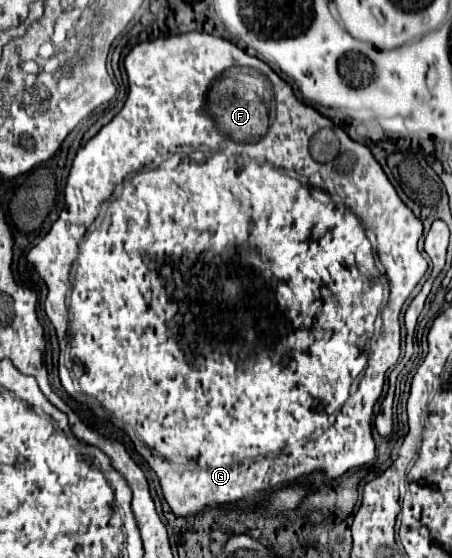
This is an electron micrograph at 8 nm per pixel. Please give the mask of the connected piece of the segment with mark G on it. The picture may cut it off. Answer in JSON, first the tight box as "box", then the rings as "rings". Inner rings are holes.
{"box":[27,32,427,516],"rings":[[[187,32],[187,34],[177,34],[177,35],[164,35],[164,36],[161,36],[161,37],[159,37],[159,38],[155,38],[155,39],[149,39],[149,40],[146,40],[146,41],[143,41],[143,42],[139,42],[139,43],[137,43],[137,46],[135,46],[135,48],[133,48],[133,50],[131,50],[131,52],[129,52],[129,54],[127,54],[127,56],[125,56],[125,70],[127,70],[127,76],[129,76],[129,94],[127,94],[127,100],[125,100],[125,106],[123,106],[123,110],[121,110],[121,112],[119,112],[119,114],[117,114],[117,116],[115,116],[115,118],[113,118],[113,122],[109,122],[109,124],[107,124],[107,126],[103,126],[103,128],[101,128],[101,130],[99,130],[99,134],[97,134],[97,136],[93,136],[93,138],[91,138],[91,140],[89,140],[89,142],[87,142],[87,144],[85,144],[85,146],[83,146],[83,148],[79,148],[79,152],[77,152],[77,154],[75,154],[75,160],[73,160],[73,166],[71,166],[71,172],[69,172],[69,178],[67,178],[67,186],[65,186],[65,208],[63,208],[63,212],[61,212],[61,214],[59,214],[59,218],[57,218],[57,222],[55,222],[55,224],[53,224],[53,226],[51,226],[51,230],[49,230],[49,234],[47,234],[47,236],[45,236],[45,238],[43,238],[43,240],[41,240],[41,242],[39,242],[39,244],[37,244],[37,246],[35,246],[35,248],[31,248],[31,250],[29,250],[29,254],[27,254],[27,268],[33,268],[33,270],[35,270],[35,272],[37,272],[37,274],[39,274],[39,276],[41,276],[41,280],[43,280],[43,282],[45,282],[45,286],[47,286],[47,298],[45,298],[45,314],[47,314],[47,318],[49,318],[49,320],[51,320],[51,324],[53,324],[53,326],[55,326],[55,332],[57,332],[57,340],[59,340],[59,348],[60,348],[60,355],[59,355],[59,360],[58,360],[58,373],[59,373],[59,378],[60,378],[60,381],[61,381],[61,384],[62,384],[62,386],[63,386],[63,388],[64,388],[64,389],[65,389],[65,390],[66,390],[66,391],[67,391],[67,393],[68,393],[68,394],[69,394],[69,395],[71,395],[71,396],[72,396],[72,397],[73,397],[73,398],[74,398],[74,399],[76,399],[76,400],[77,400],[77,401],[78,401],[78,402],[79,402],[79,403],[80,403],[80,404],[82,404],[82,403],[84,403],[84,395],[85,395],[85,396],[93,396],[93,398],[95,398],[95,400],[97,400],[97,402],[99,402],[99,404],[101,404],[101,406],[102,406],[102,408],[103,408],[103,409],[104,409],[104,410],[109,410],[109,422],[110,422],[110,423],[111,423],[111,425],[112,425],[112,426],[115,426],[115,424],[116,424],[116,426],[118,426],[118,428],[119,428],[119,429],[121,429],[121,430],[123,430],[123,431],[124,431],[124,432],[125,432],[125,433],[126,433],[126,434],[129,434],[129,438],[130,438],[130,440],[131,440],[131,442],[132,442],[132,444],[133,444],[133,446],[134,446],[134,448],[135,448],[135,450],[136,450],[136,452],[137,452],[137,453],[139,453],[139,454],[140,454],[140,455],[141,455],[141,456],[142,456],[142,457],[143,457],[143,458],[144,458],[144,460],[147,460],[147,462],[149,462],[149,466],[151,466],[151,468],[153,468],[153,470],[155,470],[155,472],[157,472],[157,476],[159,476],[159,482],[161,482],[161,488],[163,488],[163,496],[165,496],[165,500],[167,500],[167,504],[169,504],[169,506],[171,506],[171,510],[173,510],[173,514],[175,514],[175,516],[199,516],[199,514],[203,514],[203,510],[205,510],[205,508],[207,508],[207,506],[215,506],[215,504],[229,504],[229,502],[239,502],[239,500],[243,500],[243,498],[247,498],[247,496],[253,496],[253,494],[259,494],[259,492],[271,492],[271,490],[275,490],[275,488],[281,488],[281,486],[287,486],[287,484],[293,484],[293,482],[297,482],[297,480],[299,480],[299,478],[303,478],[303,476],[309,476],[309,474],[313,474],[313,472],[323,472],[323,474],[325,474],[325,476],[327,476],[327,478],[329,478],[329,480],[335,480],[335,478],[339,478],[339,476],[341,476],[341,474],[345,474],[345,472],[347,472],[347,470],[351,470],[351,468],[357,468],[357,466],[363,466],[363,464],[369,464],[369,462],[371,462],[371,460],[373,460],[373,458],[375,458],[375,442],[373,442],[373,436],[371,436],[371,424],[373,424],[373,406],[375,406],[375,402],[377,402],[377,400],[379,400],[379,396],[381,396],[381,390],[383,390],[383,380],[385,380],[385,372],[387,372],[387,370],[389,370],[389,368],[391,368],[391,366],[393,366],[393,364],[395,364],[395,362],[397,362],[397,358],[399,358],[399,357],[400,357],[400,352],[401,352],[401,350],[400,350],[400,346],[401,346],[401,335],[400,335],[400,322],[399,322],[399,316],[400,316],[400,314],[401,314],[401,308],[403,308],[403,304],[405,304],[405,300],[407,300],[407,298],[409,298],[409,294],[411,294],[411,292],[413,292],[413,288],[415,288],[415,286],[417,286],[417,282],[419,282],[419,280],[421,280],[421,278],[423,278],[423,274],[425,274],[425,272],[427,272],[427,260],[425,260],[425,258],[423,258],[423,256],[421,256],[421,254],[419,254],[419,250],[417,250],[417,242],[419,242],[419,238],[421,238],[421,234],[423,234],[423,224],[421,224],[421,220],[419,220],[419,218],[415,218],[415,214],[413,214],[413,212],[411,212],[411,210],[409,210],[409,208],[407,208],[407,206],[405,206],[405,204],[403,204],[403,202],[401,202],[401,198],[399,198],[399,196],[397,196],[397,192],[395,192],[395,188],[393,188],[393,184],[391,184],[391,182],[389,182],[389,178],[387,178],[387,176],[385,176],[385,172],[383,172],[383,168],[381,168],[381,166],[379,166],[379,164],[377,164],[377,160],[375,160],[375,158],[373,158],[373,156],[371,156],[371,152],[369,152],[369,148],[367,148],[367,146],[363,146],[363,144],[359,144],[359,142],[353,142],[353,140],[351,140],[351,138],[349,138],[349,136],[347,136],[347,134],[345,134],[345,132],[343,132],[343,130],[339,130],[339,140],[341,140],[341,152],[339,152],[339,156],[337,156],[337,158],[335,158],[335,160],[333,160],[333,162],[327,162],[327,164],[319,164],[319,162],[315,162],[315,160],[313,160],[313,158],[311,158],[311,154],[309,154],[309,140],[311,140],[311,136],[313,136],[313,134],[315,134],[315,133],[316,133],[316,132],[317,132],[317,131],[318,131],[318,130],[319,130],[319,128],[333,128],[333,122],[331,122],[331,120],[329,120],[329,118],[325,118],[325,116],[321,116],[321,114],[319,114],[319,112],[315,112],[315,110],[313,110],[313,108],[309,108],[309,106],[305,106],[305,104],[301,104],[301,102],[299,102],[299,100],[297,100],[297,98],[295,98],[295,94],[293,94],[293,90],[291,90],[291,86],[289,86],[289,84],[287,84],[287,82],[285,82],[285,80],[281,80],[281,78],[279,78],[279,76],[277,76],[277,74],[275,74],[275,72],[273,72],[273,70],[271,70],[271,68],[269,68],[269,66],[267,66],[267,64],[263,64],[263,62],[261,62],[261,60],[257,60],[257,58],[253,58],[253,56],[249,56],[249,54],[245,54],[245,52],[243,52],[243,50],[239,50],[239,48],[237,48],[237,46],[235,46],[235,44],[231,44],[231,42],[227,42],[227,40],[223,40],[223,38],[215,38],[215,36],[209,36],[209,34],[203,34],[203,32]],[[235,64],[241,64],[241,66],[249,66],[249,68],[257,68],[257,70],[261,70],[261,72],[263,72],[263,74],[265,74],[265,76],[269,76],[269,80],[271,80],[271,84],[273,84],[273,94],[275,94],[275,102],[277,102],[277,120],[275,120],[275,122],[273,122],[273,124],[271,124],[271,128],[269,128],[269,132],[267,132],[267,134],[265,134],[265,138],[263,138],[263,140],[261,140],[261,142],[257,142],[257,143],[253,143],[253,144],[241,144],[241,142],[235,142],[235,141],[233,141],[233,144],[231,144],[231,140],[229,140],[229,138],[223,138],[223,136],[221,136],[221,134],[217,134],[217,132],[215,132],[215,126],[213,126],[213,120],[211,120],[211,118],[209,118],[209,116],[207,116],[207,114],[205,114],[205,110],[203,110],[203,106],[205,106],[205,96],[207,96],[207,90],[209,90],[209,86],[211,86],[211,82],[213,82],[213,80],[215,80],[215,78],[217,78],[217,76],[219,76],[219,74],[221,74],[221,72],[223,72],[223,70],[225,70],[225,68],[231,68],[231,66],[235,66]],[[147,164],[153,164],[153,166],[151,166],[151,170],[143,170],[143,168],[145,168],[145,166],[147,166]],[[275,166],[281,166],[281,168],[283,168],[283,170],[285,170],[285,172],[295,172],[295,174],[297,174],[297,176],[301,176],[301,178],[303,178],[303,180],[305,180],[305,178],[307,178],[307,182],[309,182],[309,184],[311,184],[311,186],[307,186],[307,184],[301,184],[301,182],[299,182],[299,180],[297,180],[297,178],[291,178],[291,176],[287,176],[287,174],[285,174],[285,172],[283,172],[283,170],[281,170],[281,168],[275,168]],[[117,184],[123,184],[123,194],[119,194],[119,196],[115,196],[115,198],[113,198],[113,202],[109,202],[109,206],[107,206],[107,210],[106,210],[106,209],[105,209],[105,208],[104,208],[104,209],[103,209],[103,210],[100,210],[100,213],[99,213],[99,215],[98,215],[98,217],[97,217],[97,212],[99,212],[99,208],[101,208],[101,204],[103,204],[103,202],[105,202],[105,200],[109,200],[109,198],[111,198],[111,194],[113,194],[113,188],[115,188],[115,186],[117,186]],[[105,188],[111,188],[111,194],[101,194],[101,190],[105,190]],[[327,192],[329,192],[329,194],[337,194],[337,196],[341,196],[341,200],[343,200],[343,202],[345,202],[345,204],[341,204],[341,202],[335,202],[335,200],[333,200],[333,198],[331,198],[331,196],[329,196],[329,194],[327,194]],[[379,313],[380,313],[380,314],[381,314],[381,318],[382,318],[382,327],[381,327],[381,331],[380,331],[380,333],[379,333],[379,334],[378,334],[378,335],[377,335],[377,336],[375,336],[375,338],[374,338],[374,335],[373,335],[373,322],[375,322],[375,318],[377,318],[377,317],[378,317],[378,316],[379,316]],[[361,372],[363,372],[363,378],[361,378],[361,382],[359,382],[359,388],[357,388],[357,392],[355,392],[355,394],[351,394],[351,396],[349,396],[349,390],[351,390],[351,384],[353,384],[353,380],[355,380],[355,378],[357,378],[357,376],[359,376],[359,374],[361,374]]]}

